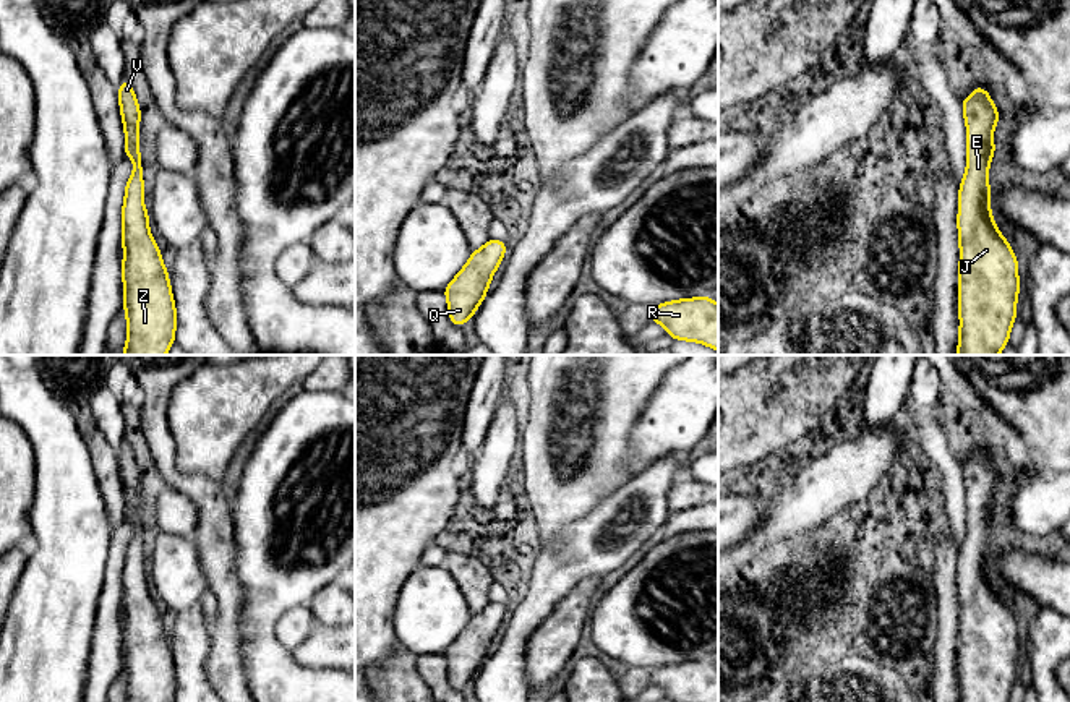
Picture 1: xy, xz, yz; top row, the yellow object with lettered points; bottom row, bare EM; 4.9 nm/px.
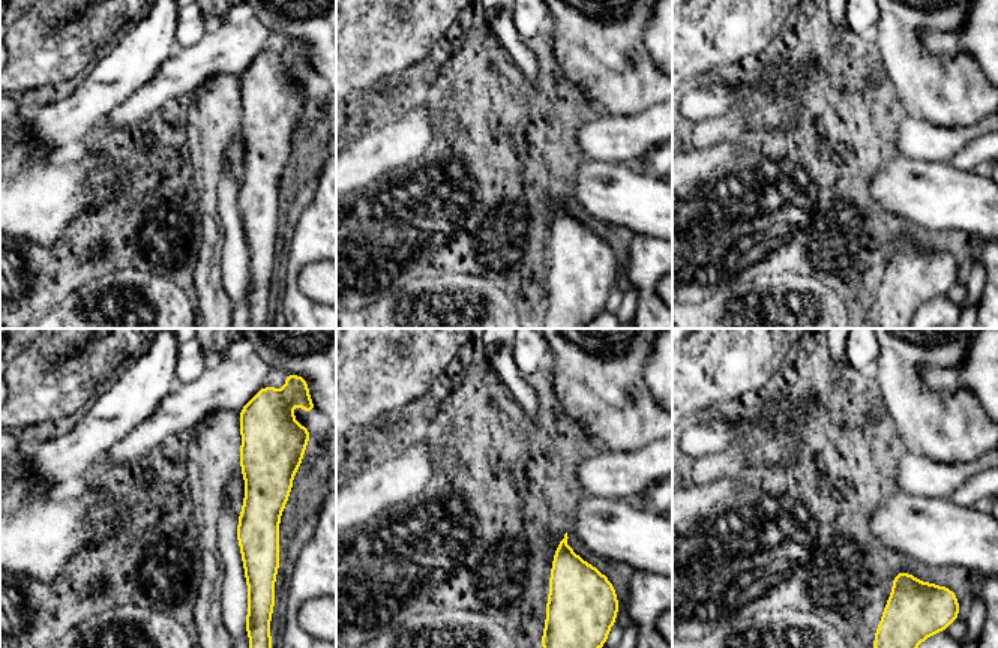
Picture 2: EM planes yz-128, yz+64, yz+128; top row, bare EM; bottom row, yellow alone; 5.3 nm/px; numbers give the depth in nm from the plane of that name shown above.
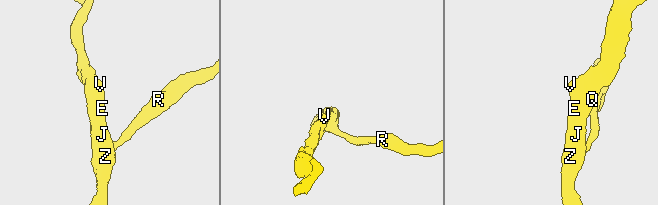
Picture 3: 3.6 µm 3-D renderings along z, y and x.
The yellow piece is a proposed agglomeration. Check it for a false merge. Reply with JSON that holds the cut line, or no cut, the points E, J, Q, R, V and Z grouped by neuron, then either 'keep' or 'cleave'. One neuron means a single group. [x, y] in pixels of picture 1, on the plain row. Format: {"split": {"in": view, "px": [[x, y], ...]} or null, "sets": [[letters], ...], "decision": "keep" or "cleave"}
{"split": null, "sets": [["E", "J", "Q", "R", "V", "Z"]], "decision": "keep"}

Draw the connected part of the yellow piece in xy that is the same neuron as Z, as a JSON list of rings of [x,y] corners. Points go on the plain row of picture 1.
[[[128,441],[118,449],[120,478],[125,493],[125,520],[133,522],[133,535],[125,550],[122,571],[123,608],[123,671],[126,679],[126,702],[175,702],[177,671],[170,652],[169,634],[164,629],[160,613],[149,593],[149,576],[144,572],[143,525],[139,516],[141,472]]]

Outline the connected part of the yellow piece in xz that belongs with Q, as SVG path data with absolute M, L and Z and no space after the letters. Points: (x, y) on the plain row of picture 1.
M490 601L482 611L472 614L465 629L444 650L449 683L454 689L462 691L475 679L498 629L504 624L506 611L506 605Z

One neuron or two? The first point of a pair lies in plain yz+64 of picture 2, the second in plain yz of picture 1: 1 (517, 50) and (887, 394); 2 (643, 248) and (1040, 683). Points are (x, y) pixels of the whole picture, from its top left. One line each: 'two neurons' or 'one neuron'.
1: two neurons
2: one neuron

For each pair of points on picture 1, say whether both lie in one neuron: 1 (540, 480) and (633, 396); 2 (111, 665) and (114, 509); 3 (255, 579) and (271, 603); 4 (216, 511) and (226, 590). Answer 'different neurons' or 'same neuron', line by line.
1: same neuron
2: different neurons
3: same neuron
4: same neuron

